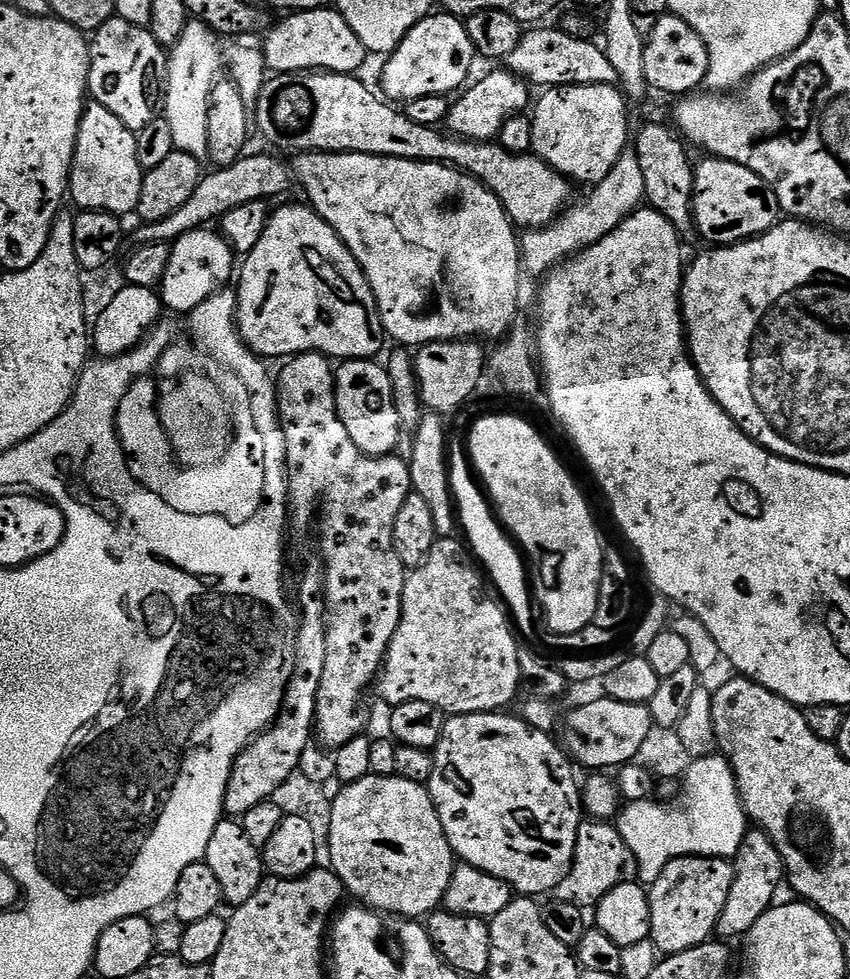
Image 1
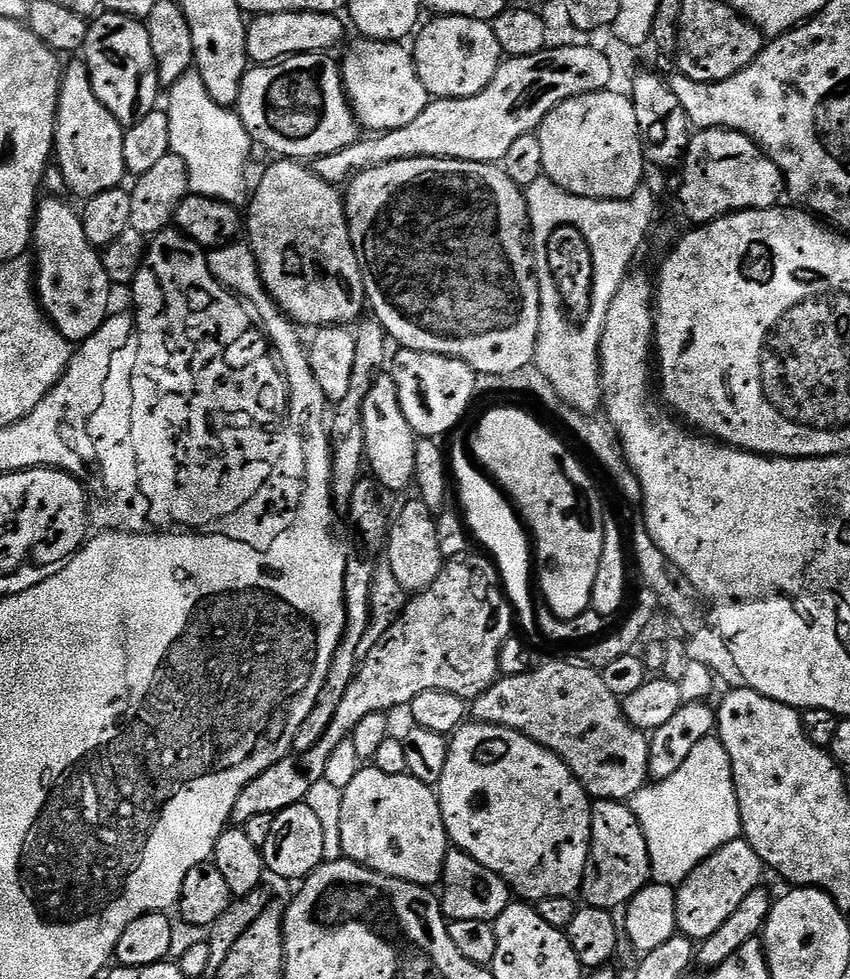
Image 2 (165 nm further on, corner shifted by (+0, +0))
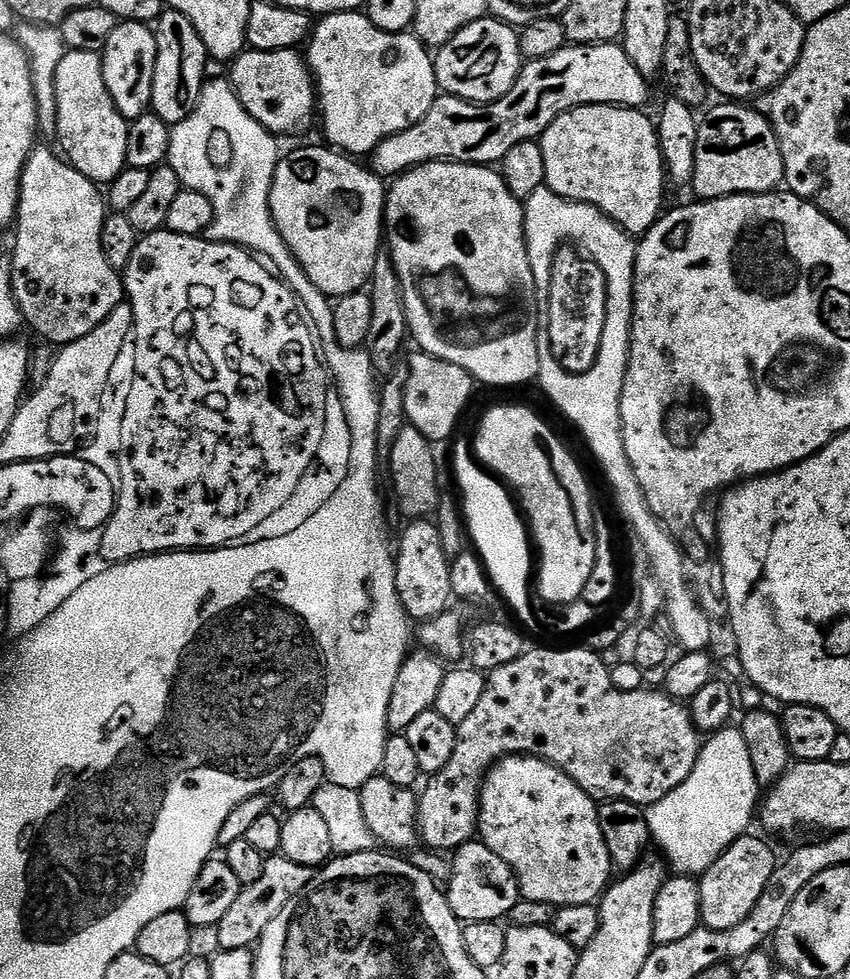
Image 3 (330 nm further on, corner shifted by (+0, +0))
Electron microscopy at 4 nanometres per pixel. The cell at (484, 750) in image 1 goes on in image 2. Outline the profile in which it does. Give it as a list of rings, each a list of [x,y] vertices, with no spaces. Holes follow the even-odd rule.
[[[465,722],[452,733],[448,741],[446,770],[442,770],[438,795],[442,810],[442,822],[448,831],[449,841],[459,851],[470,854],[470,858],[474,858],[474,862],[482,862],[482,866],[486,866],[486,870],[494,870],[494,874],[502,877],[517,897],[528,902],[535,902],[542,898],[558,898],[559,896],[575,897],[585,887],[592,855],[592,804],[584,787],[576,781],[575,774],[549,748],[543,748],[541,744],[534,742],[529,736],[515,732],[512,728],[503,728],[497,724]]]

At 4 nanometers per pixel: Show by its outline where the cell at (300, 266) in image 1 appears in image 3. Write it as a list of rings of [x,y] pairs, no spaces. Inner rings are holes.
[[[331,147],[324,148],[296,148],[292,153],[281,155],[280,161],[276,163],[274,170],[274,182],[272,189],[268,195],[270,202],[270,214],[274,226],[278,230],[278,234],[283,238],[286,246],[294,254],[294,258],[300,263],[300,268],[306,274],[306,278],[329,298],[339,298],[346,294],[354,294],[361,291],[371,281],[372,271],[376,265],[376,257],[382,252],[382,237],[384,231],[384,201],[386,199],[386,184],[379,176],[375,176],[369,167],[362,165],[355,159],[349,158],[347,155],[341,154],[339,151],[333,150]]]

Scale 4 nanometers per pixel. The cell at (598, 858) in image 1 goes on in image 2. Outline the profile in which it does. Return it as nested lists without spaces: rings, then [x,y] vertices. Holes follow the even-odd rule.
[[[597,800],[592,804],[591,876],[583,889],[587,907],[620,910],[650,883],[652,867],[642,826],[627,803]]]

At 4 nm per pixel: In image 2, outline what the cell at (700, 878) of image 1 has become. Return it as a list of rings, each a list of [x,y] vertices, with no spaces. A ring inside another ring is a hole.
[[[743,838],[722,846],[710,858],[703,860],[676,888],[676,927],[679,935],[687,936],[693,942],[710,938],[722,926],[722,922],[726,922],[726,918],[730,918],[730,914],[734,914],[734,910],[738,910],[738,906],[746,902],[746,894],[761,887],[760,879],[764,872],[766,873],[766,865]]]

